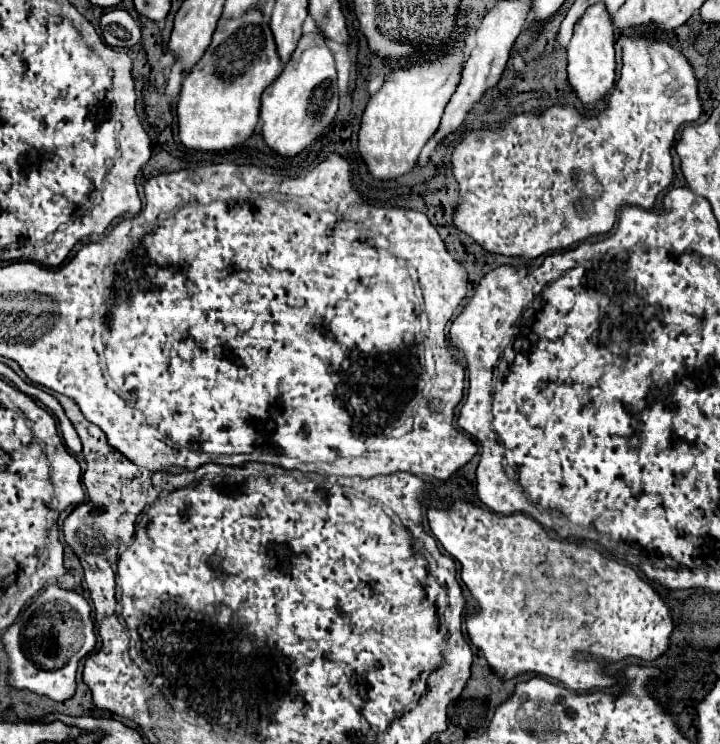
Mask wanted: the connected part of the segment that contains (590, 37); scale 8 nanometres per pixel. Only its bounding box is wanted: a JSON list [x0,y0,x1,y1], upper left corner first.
[567,4,615,108]

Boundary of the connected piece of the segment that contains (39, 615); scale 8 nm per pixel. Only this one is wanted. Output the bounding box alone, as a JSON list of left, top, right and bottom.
[3,584,95,700]

